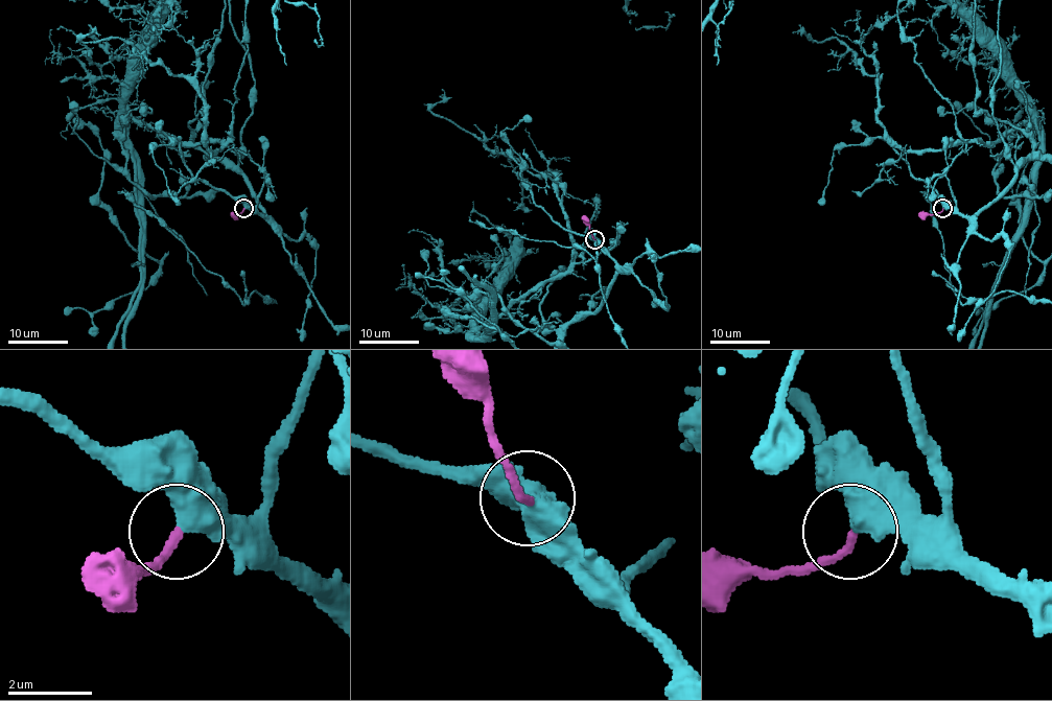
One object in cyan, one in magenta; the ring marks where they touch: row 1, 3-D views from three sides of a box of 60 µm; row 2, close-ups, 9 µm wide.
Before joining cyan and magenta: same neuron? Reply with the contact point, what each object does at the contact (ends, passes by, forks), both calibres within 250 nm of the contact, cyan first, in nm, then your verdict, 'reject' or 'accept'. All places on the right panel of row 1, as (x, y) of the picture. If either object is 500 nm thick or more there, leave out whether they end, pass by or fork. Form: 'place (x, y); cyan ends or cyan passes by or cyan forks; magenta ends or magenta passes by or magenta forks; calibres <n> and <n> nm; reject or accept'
place (942, 208); calibres 600 and 180 nm; accept

